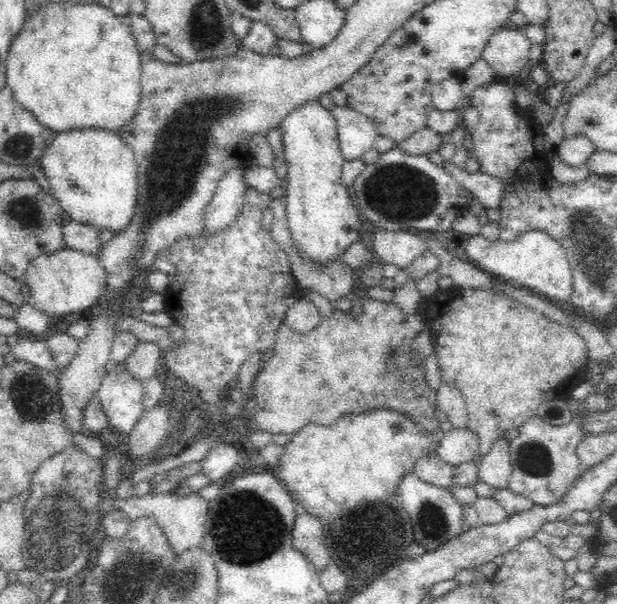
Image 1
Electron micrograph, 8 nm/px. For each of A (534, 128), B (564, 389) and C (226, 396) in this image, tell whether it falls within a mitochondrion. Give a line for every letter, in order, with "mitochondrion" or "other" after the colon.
A: other
B: other
C: other

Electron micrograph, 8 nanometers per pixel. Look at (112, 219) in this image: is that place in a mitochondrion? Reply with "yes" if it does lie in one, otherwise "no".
no

